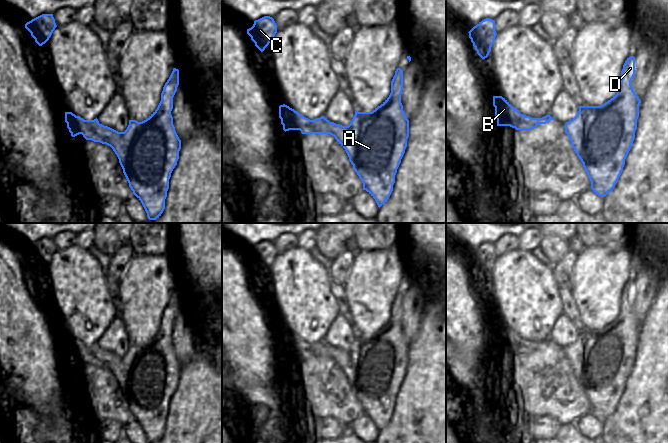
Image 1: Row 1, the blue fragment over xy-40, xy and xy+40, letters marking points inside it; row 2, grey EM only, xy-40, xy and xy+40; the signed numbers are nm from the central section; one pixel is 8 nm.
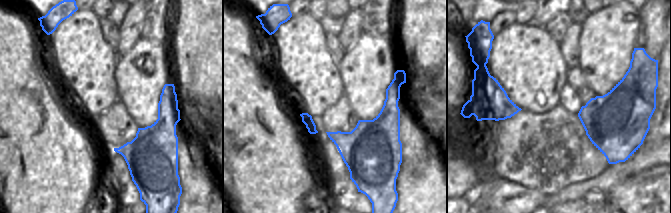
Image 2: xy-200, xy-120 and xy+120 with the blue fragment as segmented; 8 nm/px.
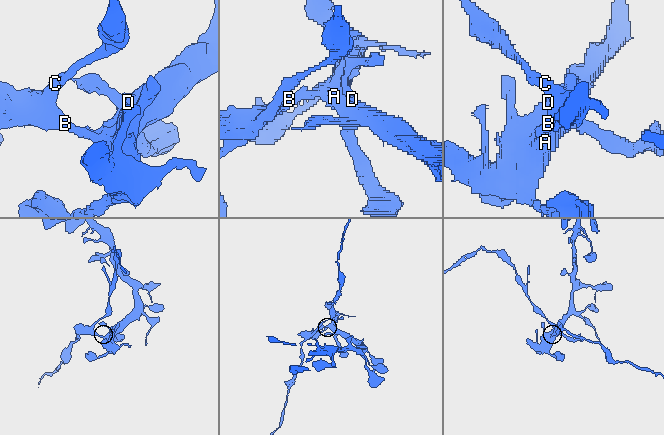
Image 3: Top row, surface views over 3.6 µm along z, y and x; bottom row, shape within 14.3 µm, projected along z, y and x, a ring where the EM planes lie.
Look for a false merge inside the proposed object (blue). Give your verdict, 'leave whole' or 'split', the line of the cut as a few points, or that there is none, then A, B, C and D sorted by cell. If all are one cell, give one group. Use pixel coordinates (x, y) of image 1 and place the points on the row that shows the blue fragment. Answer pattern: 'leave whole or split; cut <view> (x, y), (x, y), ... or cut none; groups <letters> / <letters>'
split; cut xy (295, 111), (292, 117), (281, 120); groups A D / B C

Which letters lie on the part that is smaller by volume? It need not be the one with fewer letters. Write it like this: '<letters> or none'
B, C

